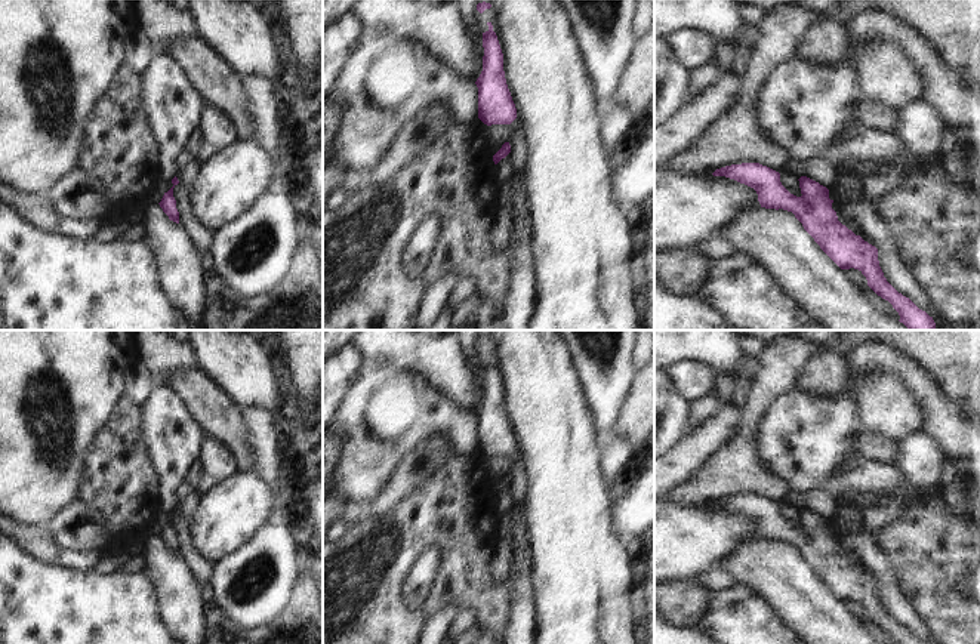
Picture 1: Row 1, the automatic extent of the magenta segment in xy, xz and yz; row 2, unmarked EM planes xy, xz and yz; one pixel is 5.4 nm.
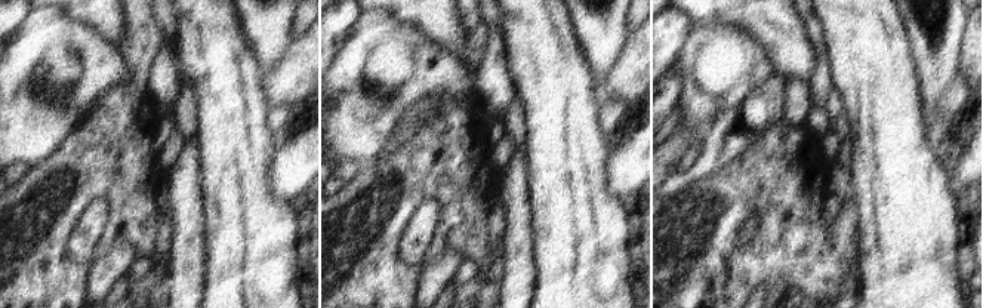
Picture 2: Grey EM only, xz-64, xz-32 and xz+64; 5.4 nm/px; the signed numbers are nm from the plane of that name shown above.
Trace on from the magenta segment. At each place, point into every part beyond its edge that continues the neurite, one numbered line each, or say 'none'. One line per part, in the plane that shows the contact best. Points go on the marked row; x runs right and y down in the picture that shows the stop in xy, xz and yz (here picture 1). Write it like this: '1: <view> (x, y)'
none

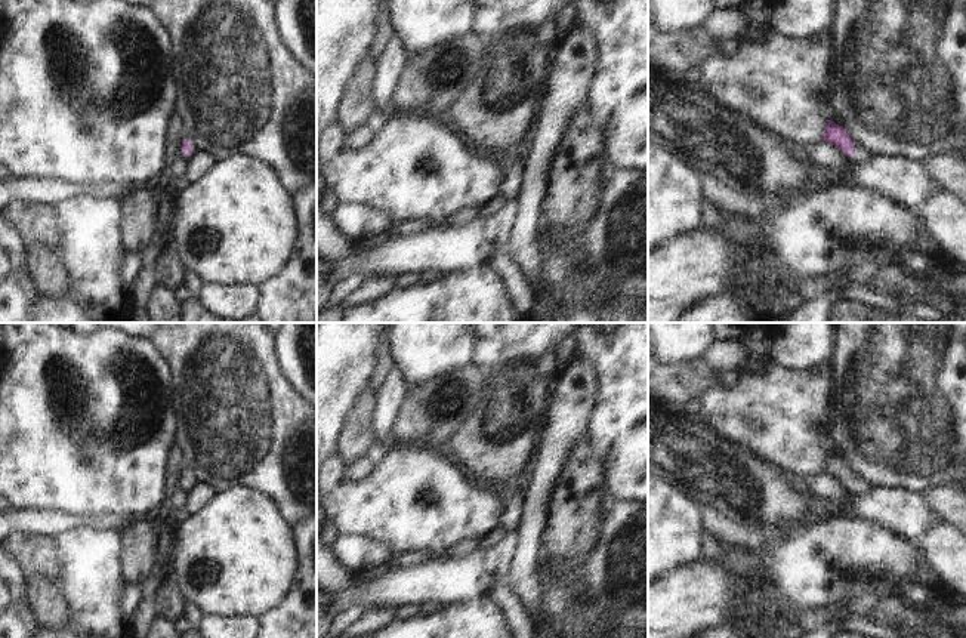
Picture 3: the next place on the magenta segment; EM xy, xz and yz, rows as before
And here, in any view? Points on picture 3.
1: yz (857, 154)

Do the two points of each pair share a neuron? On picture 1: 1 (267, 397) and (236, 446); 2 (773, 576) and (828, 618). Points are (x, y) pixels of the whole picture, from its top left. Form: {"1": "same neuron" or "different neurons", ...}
{"1": "different neurons", "2": "same neuron"}

